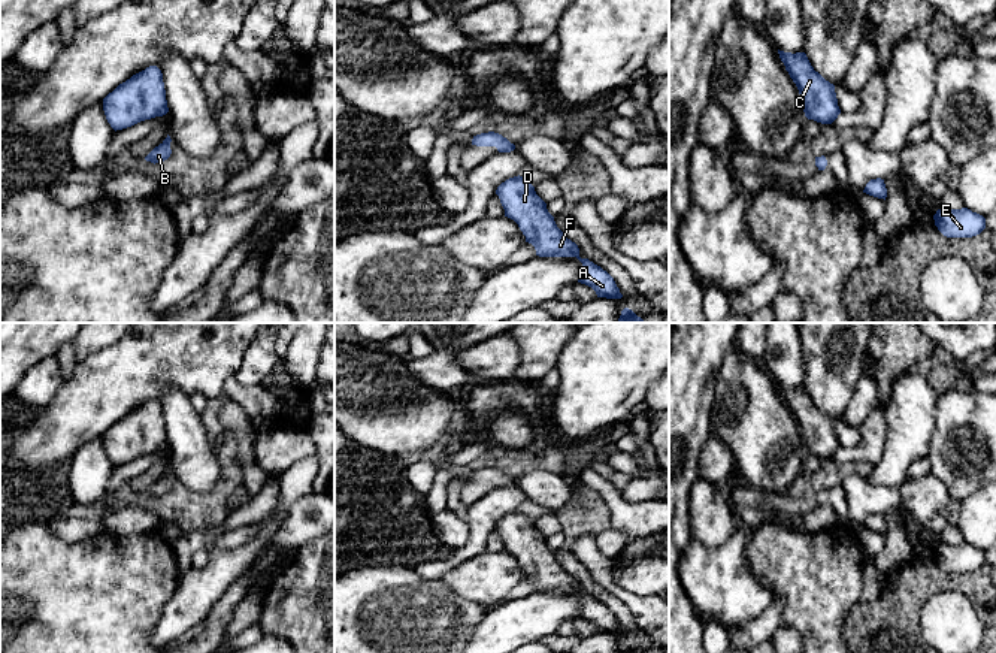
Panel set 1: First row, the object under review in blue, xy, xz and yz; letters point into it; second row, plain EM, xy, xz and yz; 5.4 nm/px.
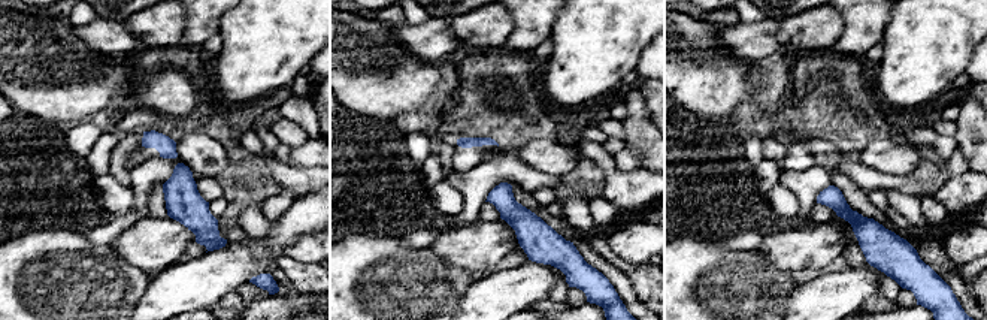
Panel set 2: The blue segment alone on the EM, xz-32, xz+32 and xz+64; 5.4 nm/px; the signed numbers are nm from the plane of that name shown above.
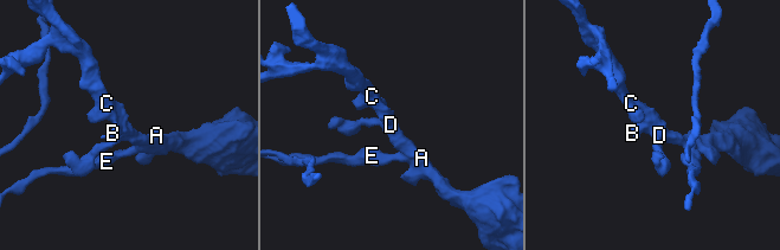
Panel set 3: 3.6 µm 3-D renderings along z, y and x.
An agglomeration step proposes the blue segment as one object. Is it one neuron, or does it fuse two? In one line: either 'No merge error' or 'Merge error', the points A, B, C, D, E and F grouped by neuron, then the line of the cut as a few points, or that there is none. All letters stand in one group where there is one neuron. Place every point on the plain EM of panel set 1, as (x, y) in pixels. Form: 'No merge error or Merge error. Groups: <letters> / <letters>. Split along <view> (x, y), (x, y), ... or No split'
No merge error. Groups: A B C D E F. No split

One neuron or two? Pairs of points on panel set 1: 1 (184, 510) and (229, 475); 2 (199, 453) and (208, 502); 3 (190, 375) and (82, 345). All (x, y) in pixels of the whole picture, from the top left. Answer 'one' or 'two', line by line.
1: one
2: two
3: two

